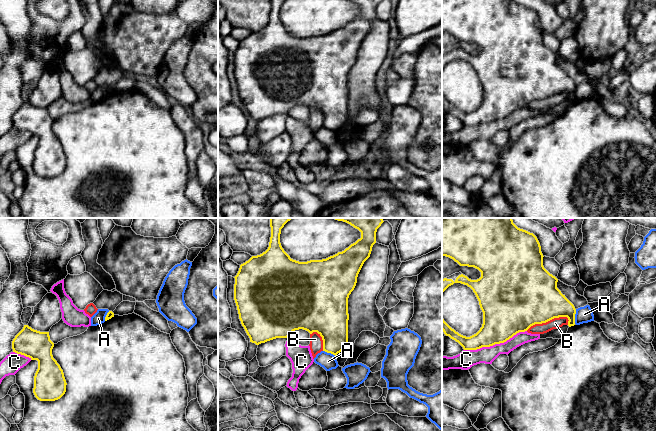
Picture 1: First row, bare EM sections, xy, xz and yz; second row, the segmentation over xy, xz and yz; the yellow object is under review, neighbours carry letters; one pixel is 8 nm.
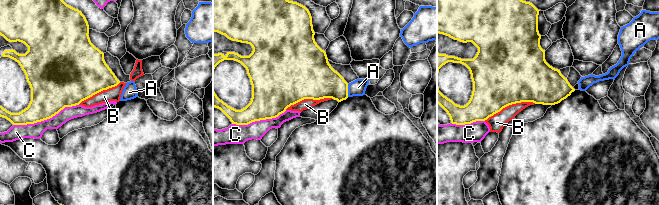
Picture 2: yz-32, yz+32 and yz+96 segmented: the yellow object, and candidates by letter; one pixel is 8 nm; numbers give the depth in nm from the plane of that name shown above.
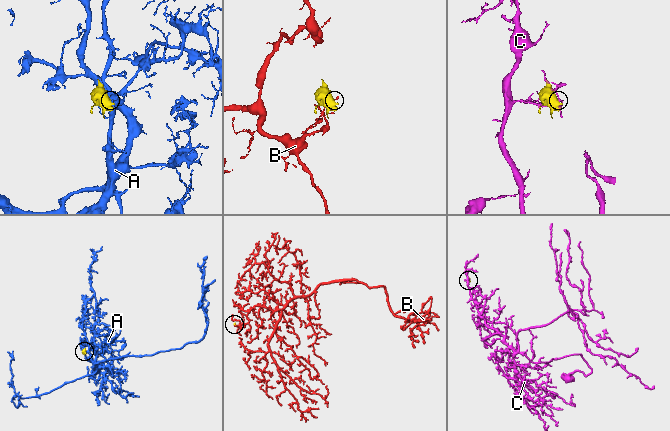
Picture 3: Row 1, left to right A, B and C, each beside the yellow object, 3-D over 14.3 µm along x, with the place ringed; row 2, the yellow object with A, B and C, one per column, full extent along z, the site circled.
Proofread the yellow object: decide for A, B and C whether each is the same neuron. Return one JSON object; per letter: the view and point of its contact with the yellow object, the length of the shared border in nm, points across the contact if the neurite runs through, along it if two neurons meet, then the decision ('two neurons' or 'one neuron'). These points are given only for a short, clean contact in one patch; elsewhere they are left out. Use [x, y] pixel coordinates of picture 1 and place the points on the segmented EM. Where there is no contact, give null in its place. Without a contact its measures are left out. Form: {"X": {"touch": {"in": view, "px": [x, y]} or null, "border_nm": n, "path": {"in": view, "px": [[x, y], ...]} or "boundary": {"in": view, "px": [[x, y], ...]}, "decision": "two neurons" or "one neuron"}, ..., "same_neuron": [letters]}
{"A": {"touch": {"in": "yz", "px": [574, 316]}, "border_nm": 120, "boundary": {"in": "yz", "px": [[576, 309], [574, 323]]}, "decision": "two neurons"}, "B": {"touch": {"in": "yz", "px": [547, 321]}, "border_nm": 360, "decision": "two neurons"}, "C": {"touch": {"in": "yz", "px": [495, 343]}, "border_nm": 550, "decision": "two neurons"}, "same_neuron": []}

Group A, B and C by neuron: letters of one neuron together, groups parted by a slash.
A / B / C

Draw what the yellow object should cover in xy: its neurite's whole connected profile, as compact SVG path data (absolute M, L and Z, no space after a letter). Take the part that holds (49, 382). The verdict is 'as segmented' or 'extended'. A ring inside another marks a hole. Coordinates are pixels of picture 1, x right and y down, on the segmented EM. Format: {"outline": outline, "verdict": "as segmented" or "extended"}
{"outline": "M24 325L12 341L13 352L38 361L33 393L40 401L55 401L66 392L63 370L53 358L54 343L49 332L40 332Z", "verdict": "as segmented"}

